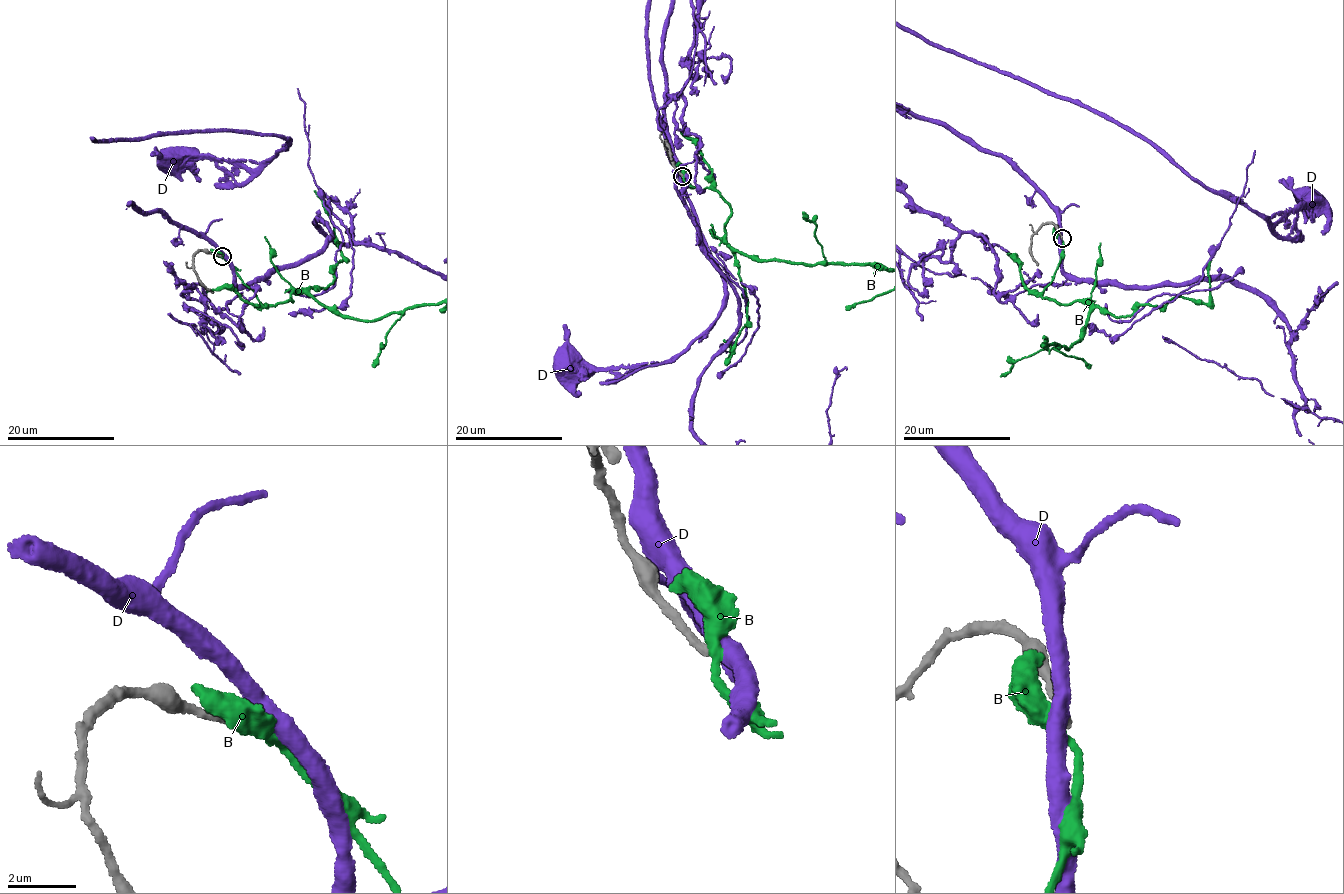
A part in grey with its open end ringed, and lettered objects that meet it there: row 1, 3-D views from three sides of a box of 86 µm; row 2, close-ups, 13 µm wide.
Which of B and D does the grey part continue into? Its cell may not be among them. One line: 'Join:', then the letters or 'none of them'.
Join: none of them

